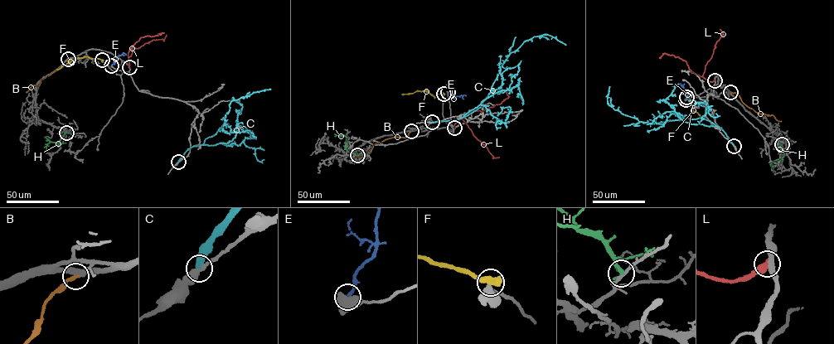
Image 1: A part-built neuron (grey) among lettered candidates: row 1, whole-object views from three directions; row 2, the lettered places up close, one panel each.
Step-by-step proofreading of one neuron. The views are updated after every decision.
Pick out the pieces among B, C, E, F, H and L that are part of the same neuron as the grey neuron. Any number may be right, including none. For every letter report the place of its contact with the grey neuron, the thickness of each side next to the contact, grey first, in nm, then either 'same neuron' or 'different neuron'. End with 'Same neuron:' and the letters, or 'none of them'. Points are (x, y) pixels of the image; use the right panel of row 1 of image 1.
B: contact (730, 92); calibres 400 and 240 nm; different neuron
C: contact (734, 146); calibres 380 and 480 nm; different neuron
E: contact (686, 99); calibres 750 and 240 nm; different neuron
F: contact (686, 97); calibres 650 and 700 nm; different neuron
H: contact (782, 144); calibres 200 and 190 nm; different neuron
L: contact (715, 80); calibres 320 and 500 nm; different neuron
Same neuron: none of them

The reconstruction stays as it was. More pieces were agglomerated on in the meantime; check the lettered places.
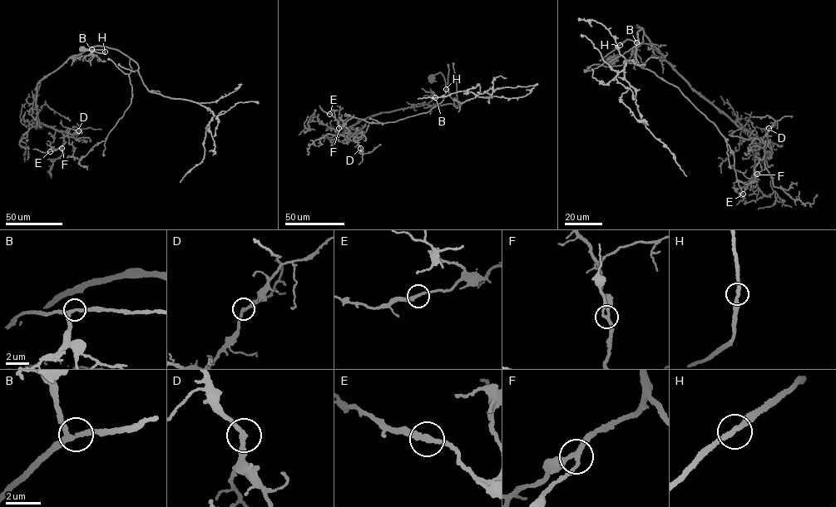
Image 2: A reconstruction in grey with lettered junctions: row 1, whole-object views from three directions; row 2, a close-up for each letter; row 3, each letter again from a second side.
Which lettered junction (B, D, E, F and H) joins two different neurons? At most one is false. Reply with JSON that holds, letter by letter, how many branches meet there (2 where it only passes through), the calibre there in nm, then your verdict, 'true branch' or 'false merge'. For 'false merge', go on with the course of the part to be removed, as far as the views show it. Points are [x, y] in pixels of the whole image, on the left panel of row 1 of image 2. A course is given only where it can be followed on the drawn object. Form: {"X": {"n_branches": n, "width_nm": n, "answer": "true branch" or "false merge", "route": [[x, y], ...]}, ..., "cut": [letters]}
{"B": {"n_branches": 3, "width_nm": 240, "answer": "true branch"}, "D": {"n_branches": 2, "width_nm": 240, "answer": "true branch"}, "E": {"n_branches": 2, "width_nm": 280, "answer": "true branch"}, "F": {"n_branches": 3, "width_nm": 240, "answer": "true branch"}, "H": {"n_branches": 2, "width_nm": 240, "answer": "true branch"}, "cut": []}

